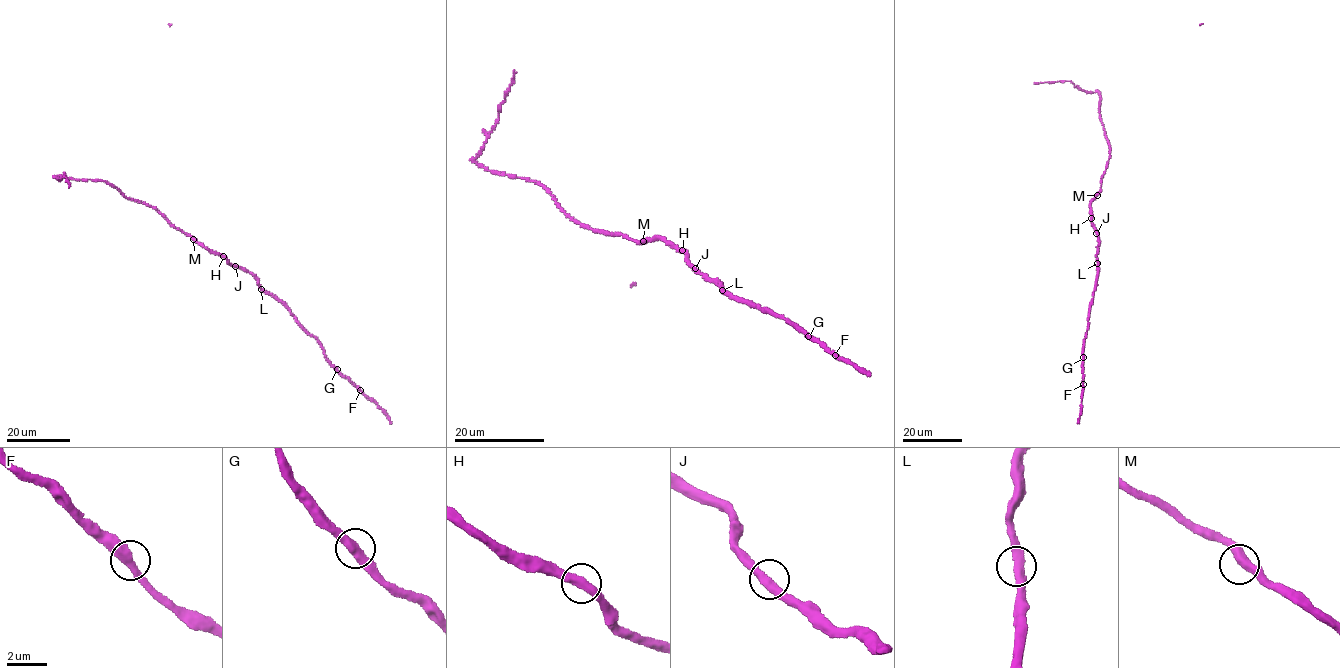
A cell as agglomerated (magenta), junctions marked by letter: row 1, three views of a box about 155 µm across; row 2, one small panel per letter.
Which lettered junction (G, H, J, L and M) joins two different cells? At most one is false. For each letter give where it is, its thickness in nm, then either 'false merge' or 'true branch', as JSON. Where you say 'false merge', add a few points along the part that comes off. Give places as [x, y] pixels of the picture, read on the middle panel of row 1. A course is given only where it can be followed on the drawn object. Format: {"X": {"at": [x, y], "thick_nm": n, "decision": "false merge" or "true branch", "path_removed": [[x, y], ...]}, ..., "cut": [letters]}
{"G": {"at": [808, 336], "thick_nm": 440, "decision": "true branch"}, "H": {"at": [682, 250], "thick_nm": 440, "decision": "true branch"}, "J": {"at": [695, 268], "thick_nm": 440, "decision": "true branch"}, "L": {"at": [722, 290], "thick_nm": 440, "decision": "true branch"}, "M": {"at": [643, 241], "thick_nm": 440, "decision": "true branch"}, "cut": []}

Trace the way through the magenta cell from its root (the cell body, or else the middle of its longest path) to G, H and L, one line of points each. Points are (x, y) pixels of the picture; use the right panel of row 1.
G: (1097, 193), (1090, 206), (1091, 220), (1099, 240), (1098, 269), (1084, 357)
H: (1097, 193), (1091, 202), (1091, 218)
L: (1097, 193), (1090, 206), (1091, 220), (1099, 240), (1097, 263)

